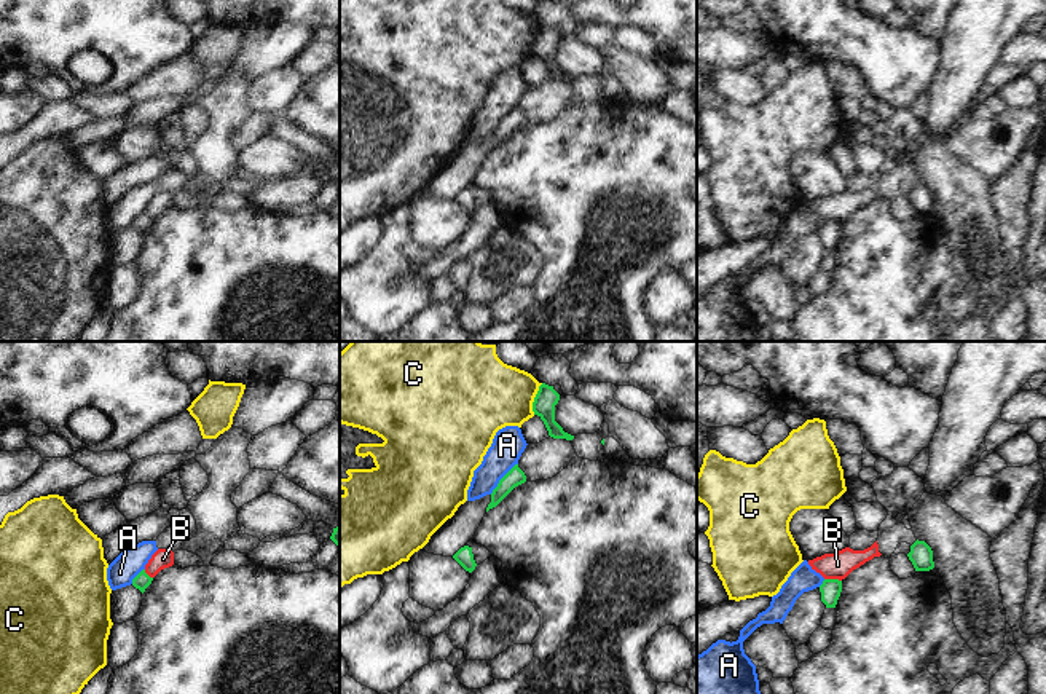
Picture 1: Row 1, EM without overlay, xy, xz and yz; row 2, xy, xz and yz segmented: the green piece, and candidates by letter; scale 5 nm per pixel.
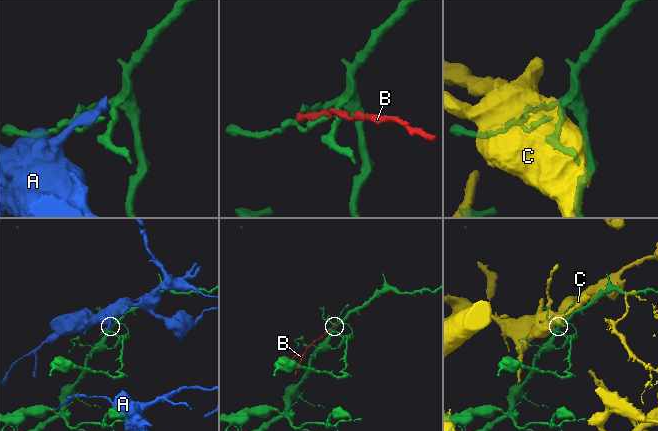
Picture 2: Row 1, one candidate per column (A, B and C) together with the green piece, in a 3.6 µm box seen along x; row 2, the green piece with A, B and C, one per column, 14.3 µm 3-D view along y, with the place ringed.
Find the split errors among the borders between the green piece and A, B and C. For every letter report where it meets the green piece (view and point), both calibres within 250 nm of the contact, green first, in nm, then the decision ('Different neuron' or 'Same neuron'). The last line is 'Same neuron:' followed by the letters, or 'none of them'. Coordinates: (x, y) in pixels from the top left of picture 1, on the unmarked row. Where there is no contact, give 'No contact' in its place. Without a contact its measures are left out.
A: Touches green at xz (501, 122). Thickness 90 nm (green) against 160 nm. Different neuron
B: Touches green at yz (833, 222). Thickness 100 nm (green) against 140 nm. Different neuron
C: Touches green at xz (534, 42). Thickness 120 nm (green) against 380 nm. Different neuron
Same neuron: none of them

